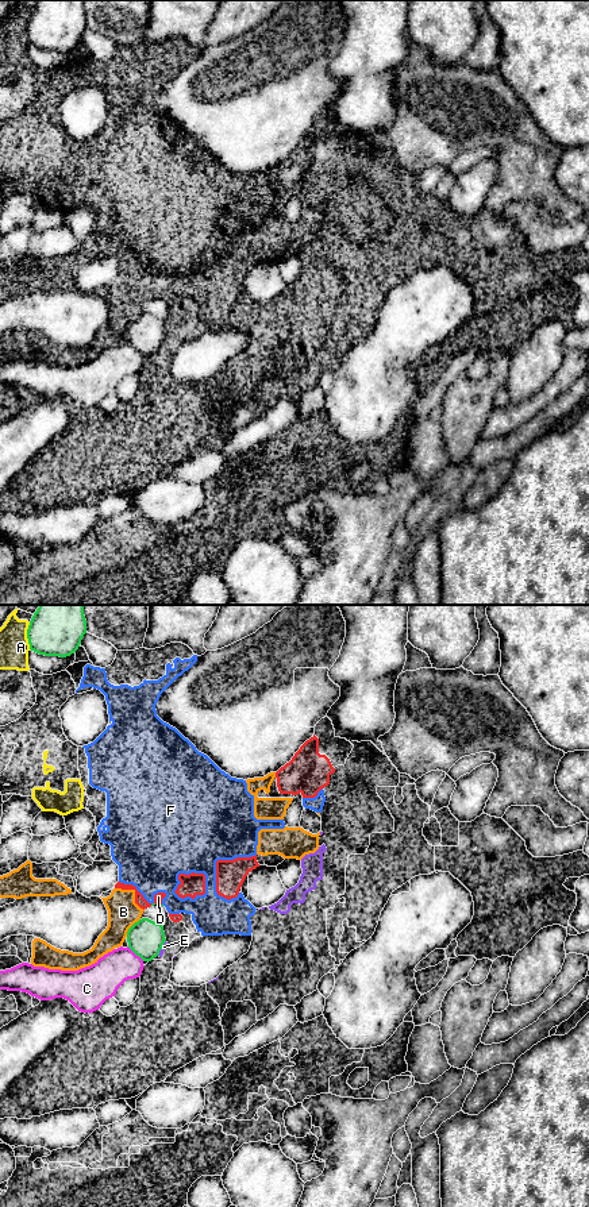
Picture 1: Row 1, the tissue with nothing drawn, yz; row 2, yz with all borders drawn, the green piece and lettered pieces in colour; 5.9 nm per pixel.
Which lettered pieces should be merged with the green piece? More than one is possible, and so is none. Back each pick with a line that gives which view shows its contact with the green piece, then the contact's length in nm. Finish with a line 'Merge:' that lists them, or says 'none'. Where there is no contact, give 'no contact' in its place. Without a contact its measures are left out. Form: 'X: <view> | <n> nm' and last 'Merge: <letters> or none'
Merge: none

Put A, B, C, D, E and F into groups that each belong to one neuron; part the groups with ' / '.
A / B D E F / C

